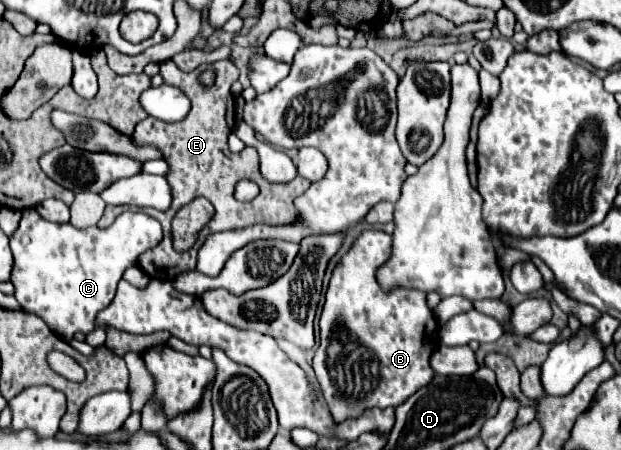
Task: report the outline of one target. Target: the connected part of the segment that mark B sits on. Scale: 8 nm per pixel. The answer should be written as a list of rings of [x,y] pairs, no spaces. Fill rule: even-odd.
[[[365,230],[347,256],[339,262],[335,268],[329,290],[327,290],[327,300],[323,306],[323,314],[319,321],[320,345],[313,356],[313,370],[317,374],[317,380],[321,384],[321,394],[323,400],[329,406],[333,422],[343,422],[345,418],[357,418],[361,412],[367,408],[387,408],[387,406],[399,406],[405,402],[411,394],[415,394],[421,386],[427,386],[427,382],[435,376],[429,358],[433,350],[437,348],[437,334],[439,326],[435,320],[433,310],[427,306],[427,294],[421,294],[419,290],[409,290],[409,288],[393,288],[393,290],[383,290],[381,284],[377,282],[377,268],[383,266],[389,260],[389,250],[391,250],[391,236],[379,230]],[[345,332],[353,344],[357,344],[357,362],[349,360],[347,356],[347,372],[345,376],[349,382],[339,386],[339,382],[331,376],[329,372],[329,346],[335,338]]]

